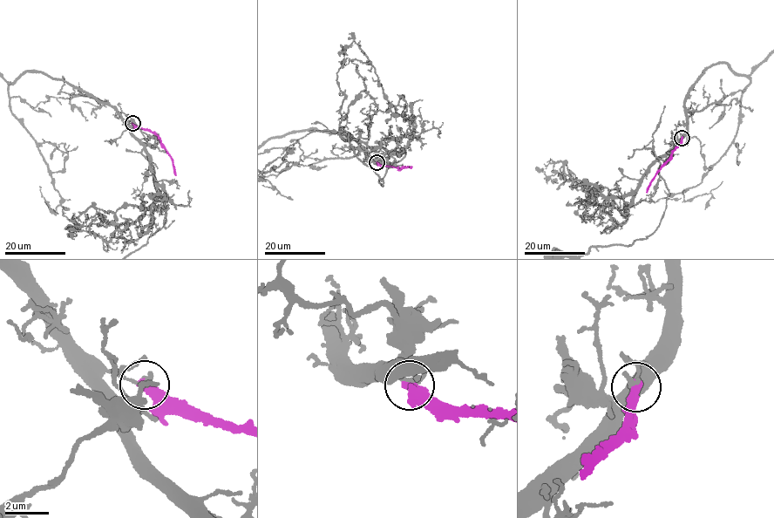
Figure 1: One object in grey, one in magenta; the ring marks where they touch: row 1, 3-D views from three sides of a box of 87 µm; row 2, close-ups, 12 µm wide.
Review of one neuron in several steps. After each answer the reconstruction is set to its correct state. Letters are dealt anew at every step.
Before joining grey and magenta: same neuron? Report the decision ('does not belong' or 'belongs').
does not belong

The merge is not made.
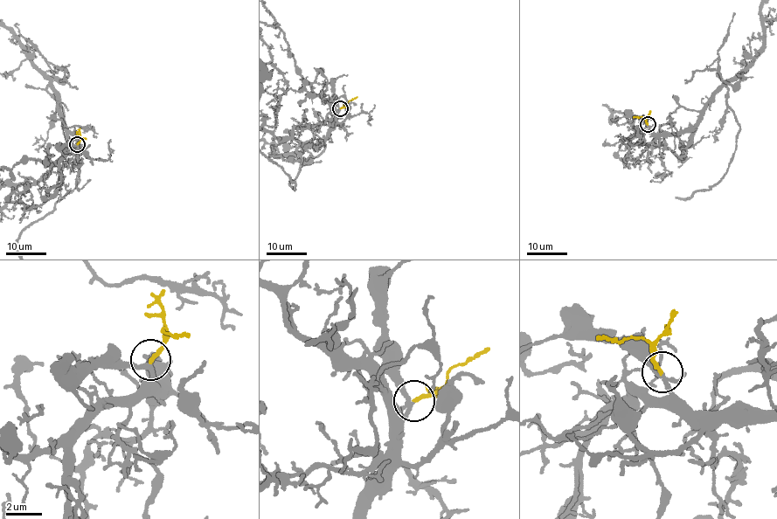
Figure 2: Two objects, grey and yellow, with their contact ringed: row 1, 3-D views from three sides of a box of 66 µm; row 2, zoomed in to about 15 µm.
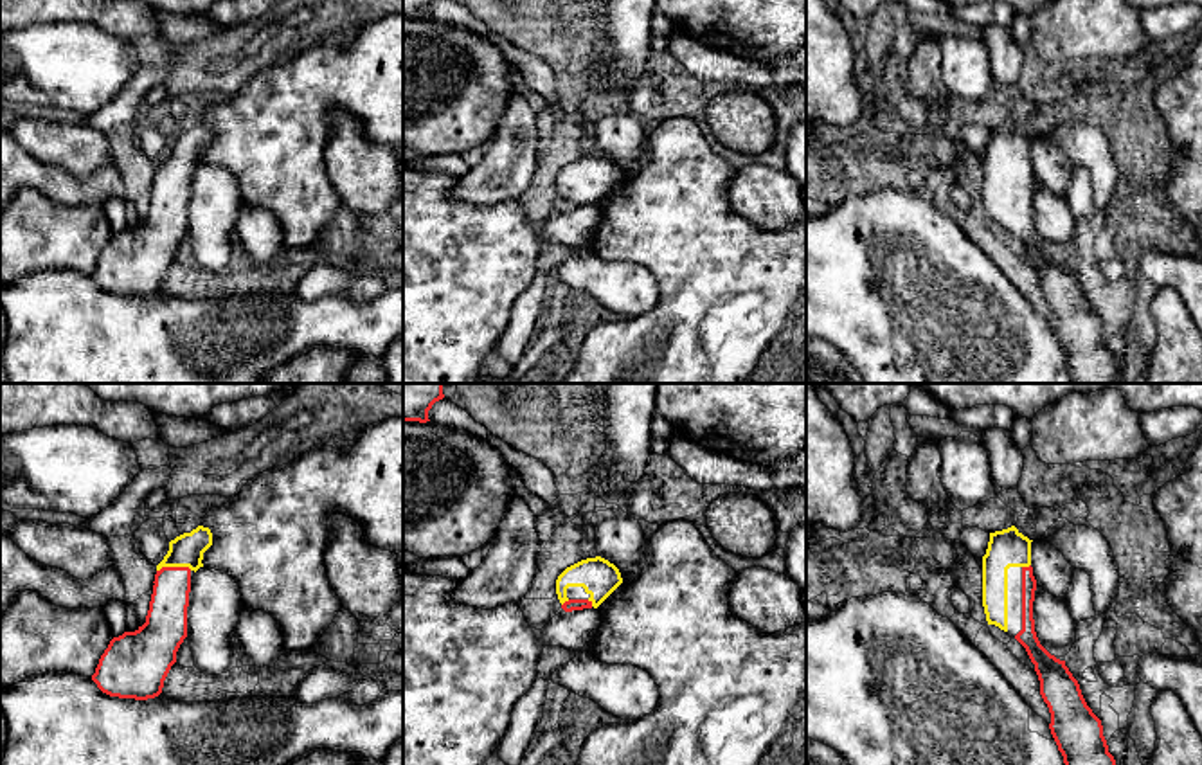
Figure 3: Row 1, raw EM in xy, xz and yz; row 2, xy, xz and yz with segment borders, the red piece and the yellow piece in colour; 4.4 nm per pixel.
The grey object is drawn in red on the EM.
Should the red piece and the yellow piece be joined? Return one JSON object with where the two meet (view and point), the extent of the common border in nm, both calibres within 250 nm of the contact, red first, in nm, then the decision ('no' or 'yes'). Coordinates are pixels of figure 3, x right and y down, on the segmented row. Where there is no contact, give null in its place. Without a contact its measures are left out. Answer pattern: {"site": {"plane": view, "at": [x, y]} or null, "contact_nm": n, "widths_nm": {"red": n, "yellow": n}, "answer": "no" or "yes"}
{"site": {"plane": "xy", "at": [173, 567]}, "contact_nm": 160, "widths_nm": {"red": 190, "yellow": 150}, "answer": "yes"}

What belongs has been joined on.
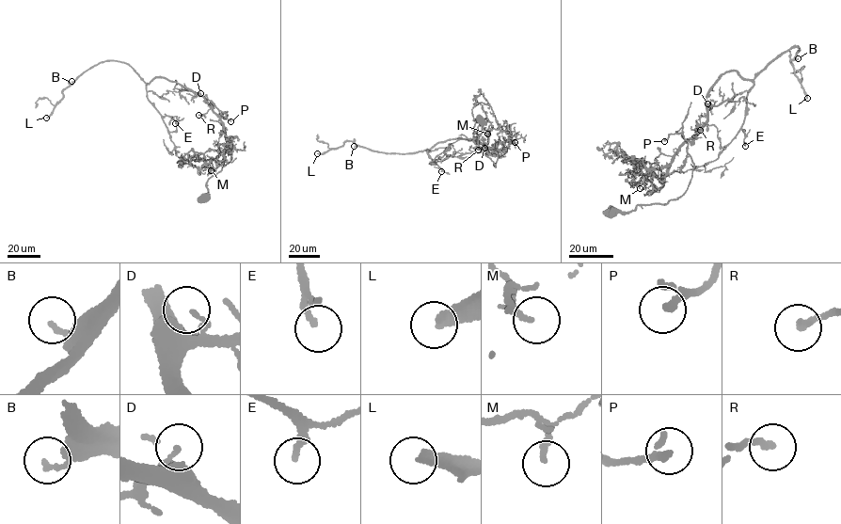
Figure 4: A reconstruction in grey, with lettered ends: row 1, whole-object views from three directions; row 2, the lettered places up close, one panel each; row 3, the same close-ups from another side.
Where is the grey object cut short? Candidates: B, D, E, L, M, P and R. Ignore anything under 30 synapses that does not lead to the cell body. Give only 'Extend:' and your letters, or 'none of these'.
Extend: E, L

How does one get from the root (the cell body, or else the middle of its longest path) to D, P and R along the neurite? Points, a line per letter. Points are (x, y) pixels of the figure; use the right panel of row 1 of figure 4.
D: (610, 212), (627, 213), (638, 205), (665, 205), (684, 194), (694, 166), (687, 141), (706, 120), (707, 103)
P: (610, 212), (665, 205), (686, 190), (694, 166), (687, 141), (694, 138), (690, 142), (675, 133), (664, 141)
R: (610, 212), (665, 205), (684, 194), (694, 166), (687, 141), (701, 128), (696, 125), (700, 130)

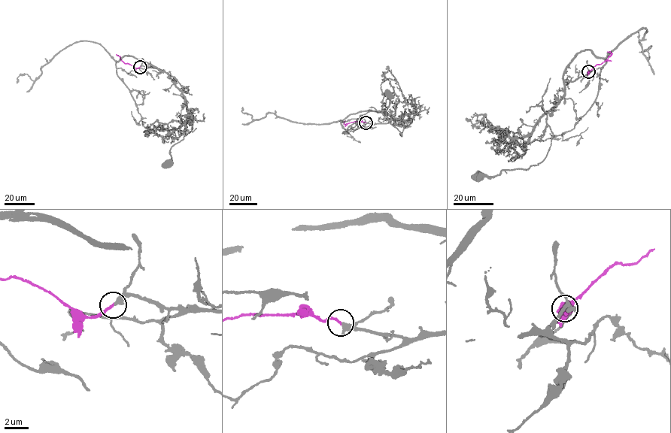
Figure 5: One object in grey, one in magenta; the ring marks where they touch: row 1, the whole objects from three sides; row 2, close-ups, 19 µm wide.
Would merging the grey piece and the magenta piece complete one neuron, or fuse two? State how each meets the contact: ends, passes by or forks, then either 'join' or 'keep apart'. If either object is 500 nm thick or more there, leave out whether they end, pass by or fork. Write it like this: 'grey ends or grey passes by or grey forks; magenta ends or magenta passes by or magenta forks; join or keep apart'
grey ends; magenta ends; join

